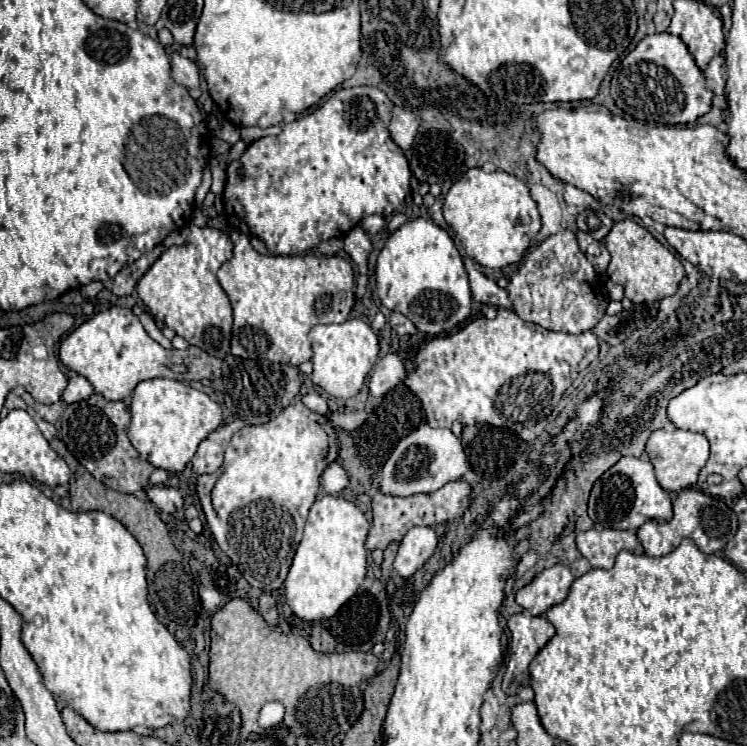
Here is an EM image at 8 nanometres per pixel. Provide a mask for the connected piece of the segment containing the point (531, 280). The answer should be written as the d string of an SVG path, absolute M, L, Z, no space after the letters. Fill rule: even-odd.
M569 229L547 237L541 245L531 249L523 259L523 267L511 277L507 291L513 301L513 311L521 319L551 331L583 333L593 329L607 309L597 273L579 249L575 233Z

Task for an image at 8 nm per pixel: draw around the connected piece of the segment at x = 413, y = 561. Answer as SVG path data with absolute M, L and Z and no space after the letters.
M413 527L403 537L397 557L395 557L395 571L399 577L411 577L417 569L425 565L425 561L437 549L437 535L431 527Z

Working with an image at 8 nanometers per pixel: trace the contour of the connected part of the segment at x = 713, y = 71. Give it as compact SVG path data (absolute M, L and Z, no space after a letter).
M723 55L713 57L711 63L707 65L707 69L703 71L703 75L707 81L707 89L711 89L715 95L723 95L725 83L727 83L727 67L725 67Z

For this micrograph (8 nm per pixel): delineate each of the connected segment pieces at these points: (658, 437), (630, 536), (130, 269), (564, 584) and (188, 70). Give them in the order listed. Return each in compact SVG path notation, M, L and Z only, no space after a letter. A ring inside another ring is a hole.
M657 429L647 441L647 455L655 467L657 481L665 491L681 491L697 483L699 471L709 459L709 441L701 433L683 431L683 429Z
M589 529L577 535L577 549L589 561L591 567L611 569L619 551L631 551L641 555L643 547L637 541L633 531L615 531L615 529Z
M155 247L153 251L149 251L149 253L145 253L143 257L139 257L135 263L127 265L125 269L121 269L121 271L115 275L115 279L113 279L113 289L111 289L111 291L113 291L115 295L119 295L119 297L131 295L133 289L135 289L135 285L137 285L137 281L141 279L141 275L155 263L155 259L157 259L161 253L163 253L163 247Z
M553 565L537 573L531 583L519 589L515 601L531 615L543 615L549 607L561 603L567 597L571 583L573 583L573 575L569 567Z
M173 53L173 55L171 55L171 77L173 77L179 85L183 85L193 99L199 99L199 95L201 95L199 77L201 77L201 75L199 75L199 67L195 65L195 61L185 59L185 57L181 57L179 53Z

